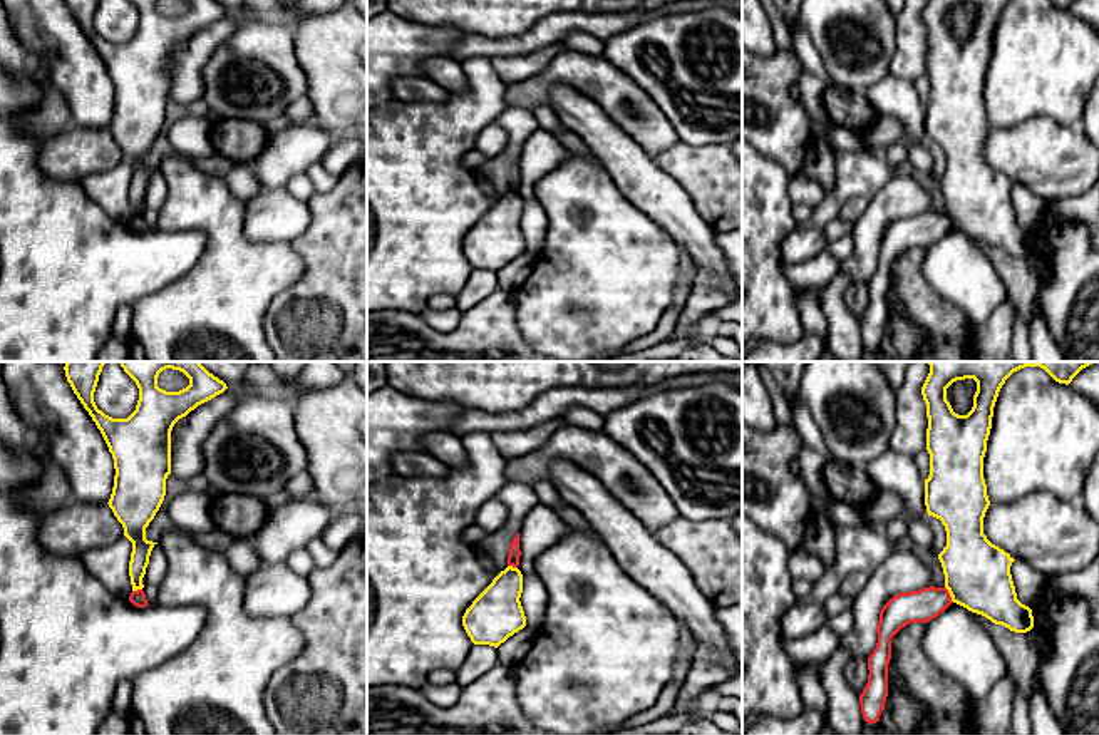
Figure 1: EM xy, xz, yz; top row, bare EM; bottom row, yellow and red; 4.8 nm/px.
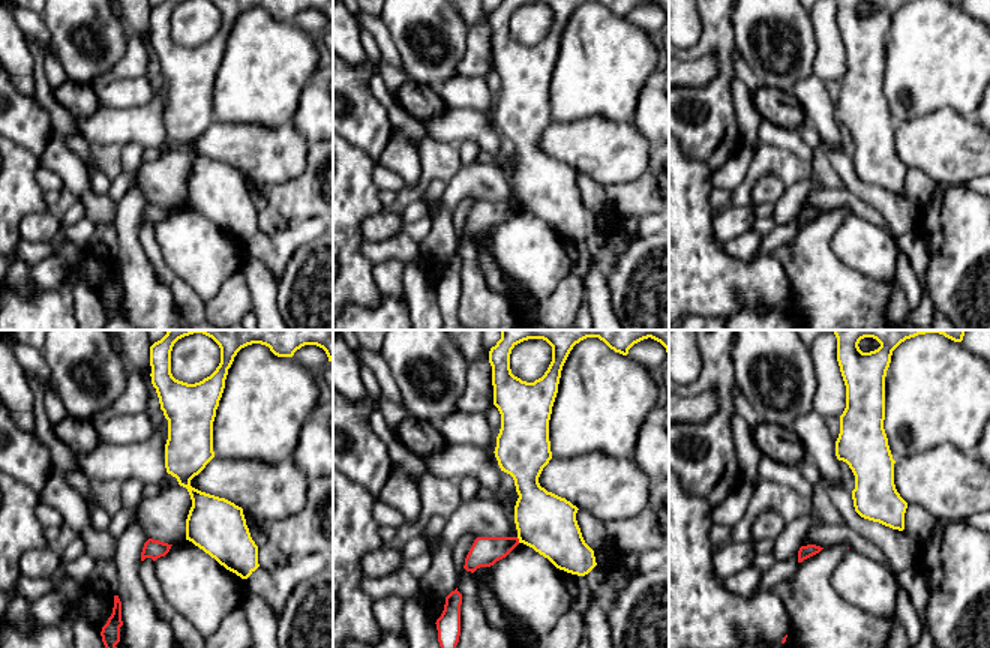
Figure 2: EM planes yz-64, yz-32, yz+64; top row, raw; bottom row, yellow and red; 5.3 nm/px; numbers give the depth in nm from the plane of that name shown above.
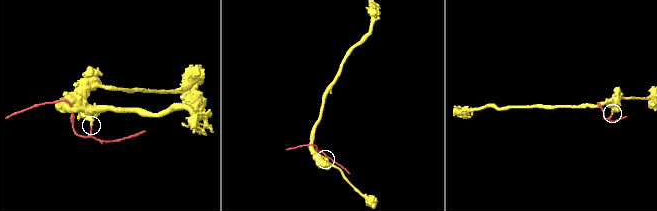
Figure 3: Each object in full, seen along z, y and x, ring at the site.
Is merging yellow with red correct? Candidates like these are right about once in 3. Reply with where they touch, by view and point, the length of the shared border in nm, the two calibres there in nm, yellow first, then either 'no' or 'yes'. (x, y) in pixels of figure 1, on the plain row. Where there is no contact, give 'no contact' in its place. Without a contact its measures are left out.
meets yellow in yz at (950, 220); contact 90 nm long; 320 nm thick on the yellow side, 150 nm on the other; no

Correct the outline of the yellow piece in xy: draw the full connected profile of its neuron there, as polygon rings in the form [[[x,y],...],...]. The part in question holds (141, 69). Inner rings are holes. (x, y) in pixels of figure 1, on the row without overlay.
[[[99,0],[65,2],[112,79],[116,100],[107,129],[132,167],[132,216],[142,214],[149,181],[157,169],[146,164],[146,152],[164,126],[171,99],[171,55],[179,44],[228,12],[214,0],[186,0],[186,13],[166,17],[157,12],[159,0],[129,0],[139,13],[136,35],[127,44],[112,44],[94,27]]]

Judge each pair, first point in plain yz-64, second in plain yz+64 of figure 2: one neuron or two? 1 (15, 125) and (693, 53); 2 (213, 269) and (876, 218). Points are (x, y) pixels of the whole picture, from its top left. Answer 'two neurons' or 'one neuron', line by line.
1: one neuron
2: two neurons

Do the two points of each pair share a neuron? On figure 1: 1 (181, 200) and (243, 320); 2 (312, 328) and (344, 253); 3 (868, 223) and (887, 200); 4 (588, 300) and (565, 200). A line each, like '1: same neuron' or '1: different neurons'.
1: same neuron
2: same neuron
3: same neuron
4: same neuron

